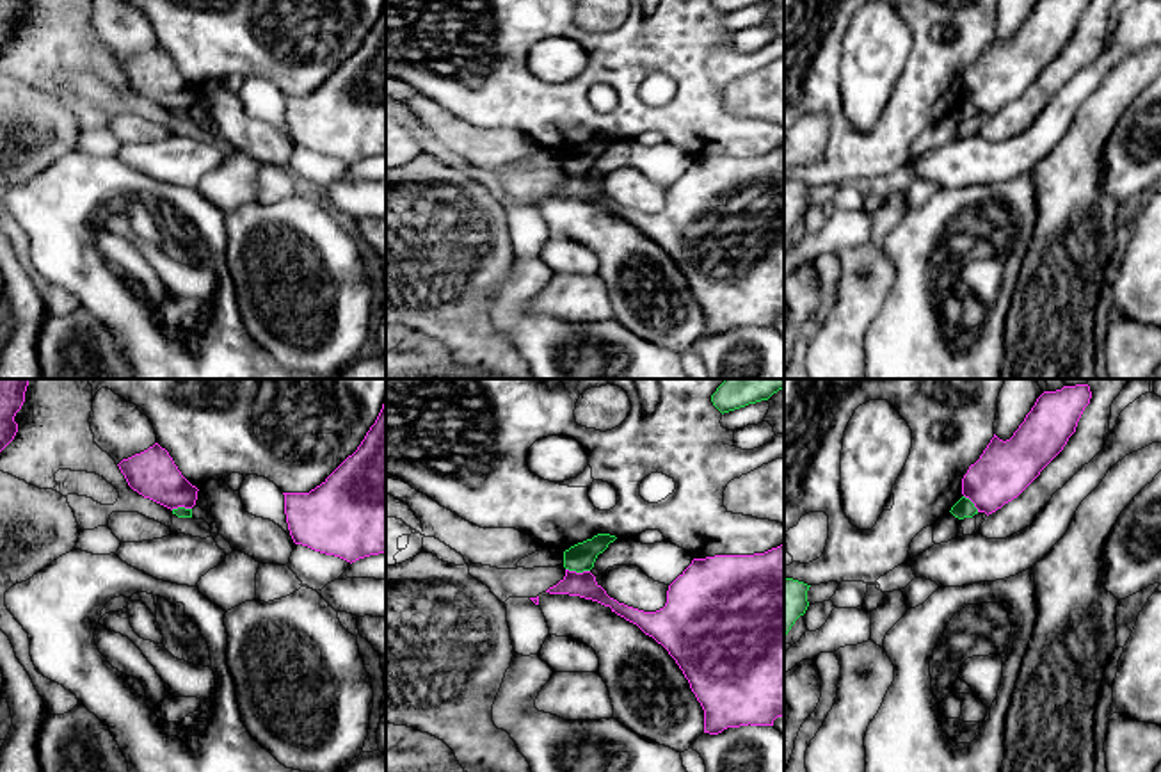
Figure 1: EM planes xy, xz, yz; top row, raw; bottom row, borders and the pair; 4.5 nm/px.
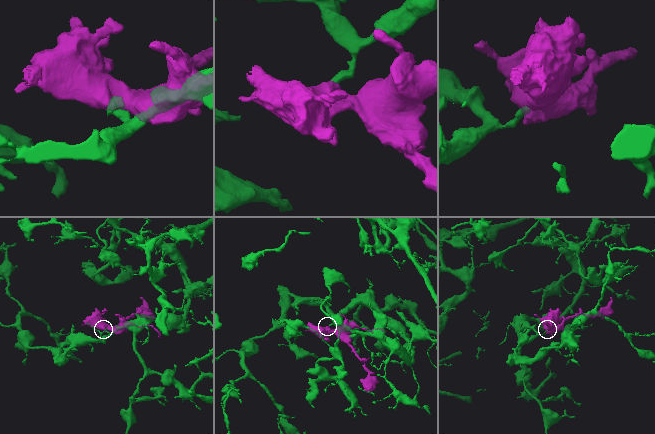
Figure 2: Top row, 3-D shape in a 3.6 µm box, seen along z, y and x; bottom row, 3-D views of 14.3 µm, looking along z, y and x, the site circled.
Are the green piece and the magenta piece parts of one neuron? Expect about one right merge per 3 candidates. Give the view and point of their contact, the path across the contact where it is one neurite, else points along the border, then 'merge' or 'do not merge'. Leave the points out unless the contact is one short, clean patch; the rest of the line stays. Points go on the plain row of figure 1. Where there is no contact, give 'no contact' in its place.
meets green in xz at (578, 173); border along xz (566, 169), (589, 173); do not merge

